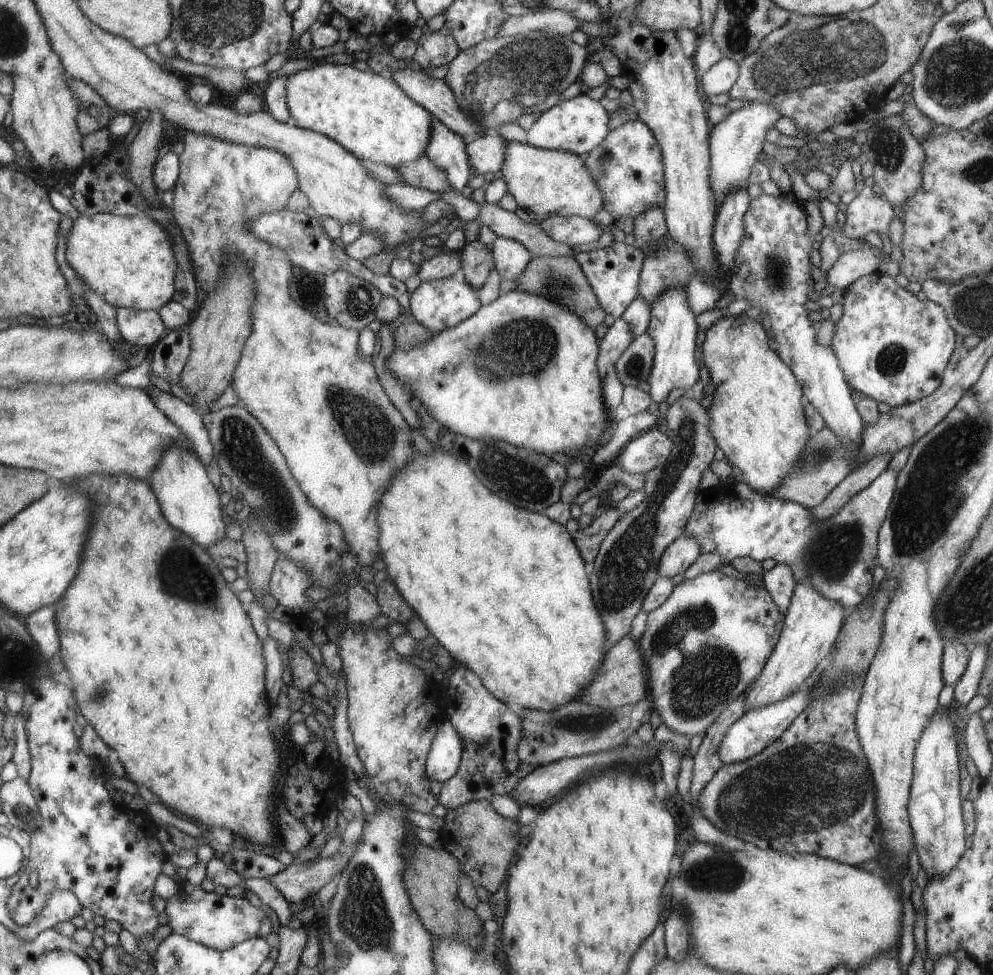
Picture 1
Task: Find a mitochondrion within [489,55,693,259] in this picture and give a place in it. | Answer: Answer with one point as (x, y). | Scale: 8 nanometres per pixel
(604, 161)

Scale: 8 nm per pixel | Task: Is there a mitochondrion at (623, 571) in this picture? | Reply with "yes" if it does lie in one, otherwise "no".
yes

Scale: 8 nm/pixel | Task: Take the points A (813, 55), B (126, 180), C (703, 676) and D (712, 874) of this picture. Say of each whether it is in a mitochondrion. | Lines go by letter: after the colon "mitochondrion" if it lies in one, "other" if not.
A: mitochondrion
B: mitochondrion
C: mitochondrion
D: mitochondrion

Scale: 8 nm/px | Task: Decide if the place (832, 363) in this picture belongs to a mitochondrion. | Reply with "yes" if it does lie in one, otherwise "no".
no

